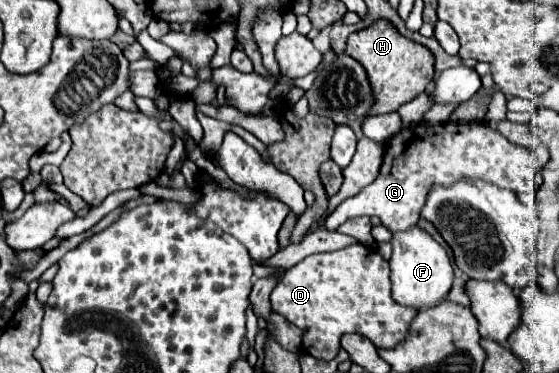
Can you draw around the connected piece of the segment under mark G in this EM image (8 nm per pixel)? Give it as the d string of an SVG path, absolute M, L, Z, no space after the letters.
M485 121L407 125L385 143L385 155L377 179L337 205L327 217L325 229L337 229L351 217L377 215L381 223L395 233L421 219L425 199L435 185L451 187L461 179L483 179L499 189L511 189L513 193L535 193L543 183L541 169L543 167L533 149L511 143L505 135L487 127Z

